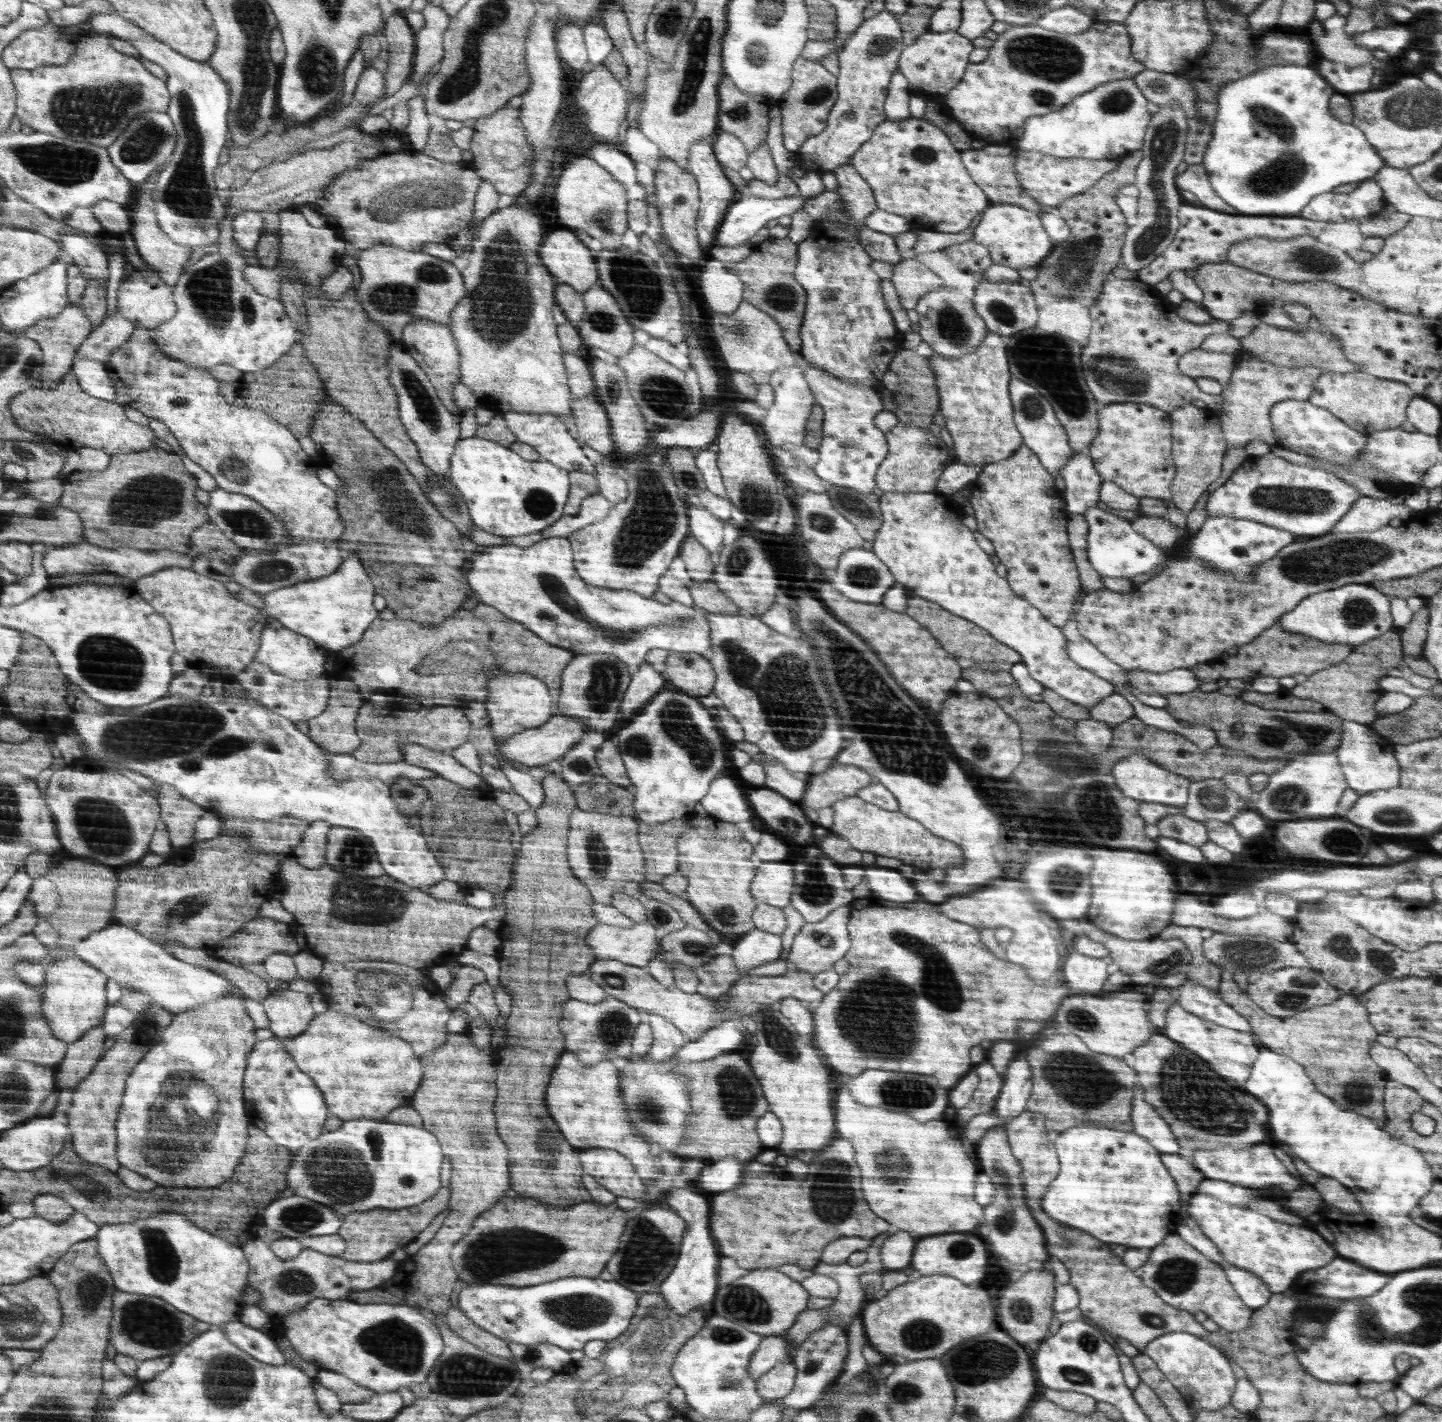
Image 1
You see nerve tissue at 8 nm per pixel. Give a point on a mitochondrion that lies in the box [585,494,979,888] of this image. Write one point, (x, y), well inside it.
(902, 742)

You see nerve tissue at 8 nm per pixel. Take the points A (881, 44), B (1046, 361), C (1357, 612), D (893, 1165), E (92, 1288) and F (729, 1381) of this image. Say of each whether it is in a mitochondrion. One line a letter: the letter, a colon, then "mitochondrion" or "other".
A: mitochondrion
B: mitochondrion
C: mitochondrion
D: mitochondrion
E: mitochondrion
F: mitochondrion

